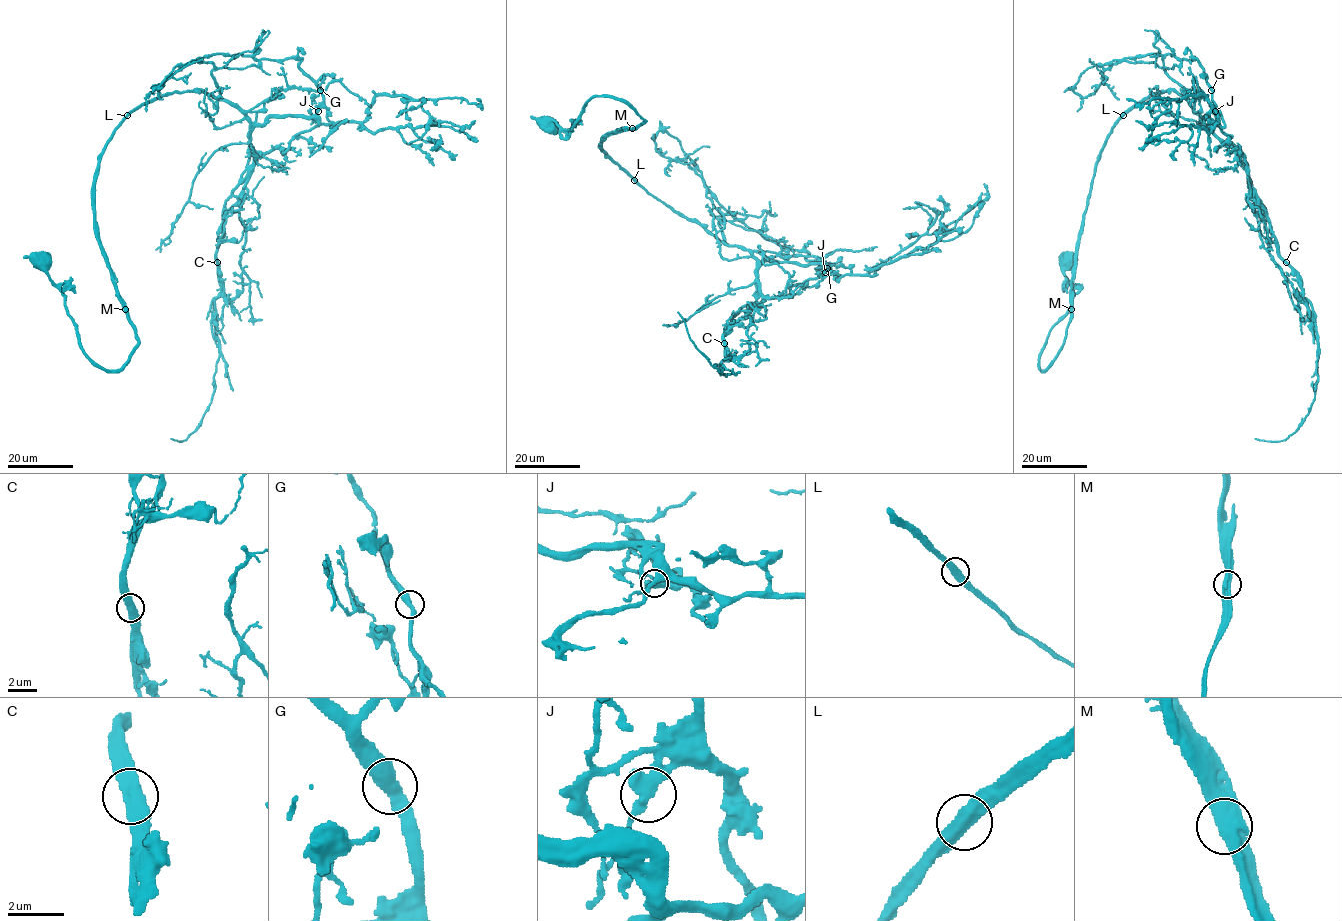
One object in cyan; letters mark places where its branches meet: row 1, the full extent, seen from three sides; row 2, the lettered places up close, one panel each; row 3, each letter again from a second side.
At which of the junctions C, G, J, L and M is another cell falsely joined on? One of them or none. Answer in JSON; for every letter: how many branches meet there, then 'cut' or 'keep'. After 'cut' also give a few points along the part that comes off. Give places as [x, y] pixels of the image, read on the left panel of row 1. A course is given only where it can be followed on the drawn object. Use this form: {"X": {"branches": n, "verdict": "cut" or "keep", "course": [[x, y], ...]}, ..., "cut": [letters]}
{"C": {"branches": 2, "verdict": "keep"}, "G": {"branches": 2, "verdict": "keep"}, "J": {"branches": 2, "verdict": "keep"}, "L": {"branches": 2, "verdict": "keep"}, "M": {"branches": 2, "verdict": "keep"}, "cut": []}

